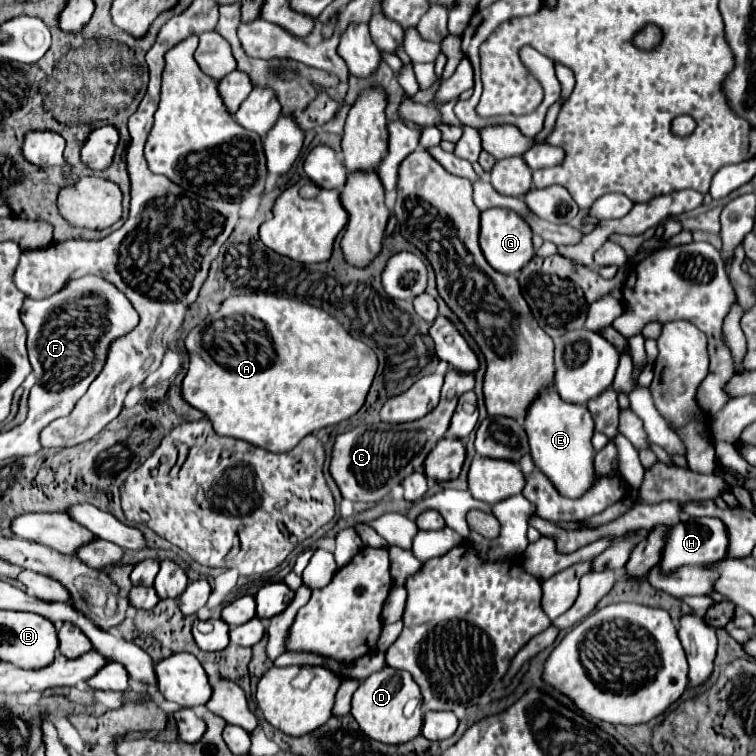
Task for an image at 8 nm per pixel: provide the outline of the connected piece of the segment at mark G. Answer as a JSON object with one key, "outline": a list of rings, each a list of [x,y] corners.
{"outline":[[[491,208],[485,210],[481,214],[481,230],[479,230],[479,246],[483,250],[485,260],[491,264],[491,268],[495,268],[497,272],[505,274],[505,276],[515,276],[519,274],[533,258],[533,232],[531,228],[527,228],[527,224],[523,222],[521,216],[517,216],[511,210],[503,210],[503,208]]]}

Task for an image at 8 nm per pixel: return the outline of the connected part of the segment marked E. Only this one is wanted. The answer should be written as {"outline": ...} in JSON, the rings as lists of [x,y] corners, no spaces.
{"outline":[[[547,388],[531,404],[525,416],[525,430],[529,436],[533,464],[551,480],[551,484],[555,484],[559,494],[567,498],[583,496],[583,492],[587,492],[587,488],[595,484],[597,480],[597,472],[593,466],[595,450],[591,446],[593,418],[587,406],[563,402],[555,388]]]}

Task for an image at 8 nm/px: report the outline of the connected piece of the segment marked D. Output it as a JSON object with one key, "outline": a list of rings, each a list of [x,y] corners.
{"outline":[[[385,666],[383,672],[375,672],[359,684],[357,692],[353,694],[351,714],[357,720],[359,728],[369,738],[373,738],[377,742],[383,742],[383,744],[403,744],[403,742],[409,742],[409,740],[413,740],[415,736],[421,734],[421,726],[423,726],[421,708],[417,708],[411,718],[407,718],[403,714],[403,706],[411,698],[419,698],[419,696],[421,696],[419,686],[415,684],[413,676],[409,676],[409,672]]]}

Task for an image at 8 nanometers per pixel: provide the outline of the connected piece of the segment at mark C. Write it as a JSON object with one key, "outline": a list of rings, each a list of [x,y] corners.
{"outline":[[[451,368],[445,376],[441,400],[431,414],[405,424],[361,424],[335,438],[329,472],[339,486],[343,498],[351,502],[379,502],[405,476],[423,466],[427,454],[445,436],[457,398],[475,386],[475,372],[459,372]]]}

